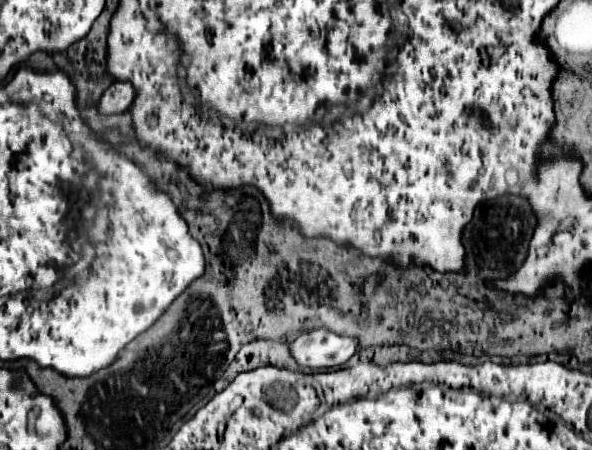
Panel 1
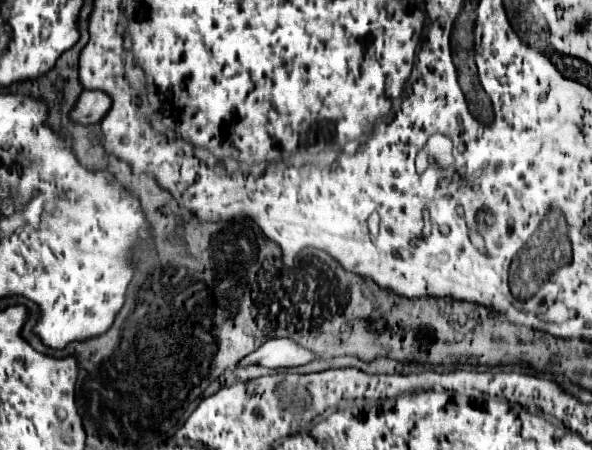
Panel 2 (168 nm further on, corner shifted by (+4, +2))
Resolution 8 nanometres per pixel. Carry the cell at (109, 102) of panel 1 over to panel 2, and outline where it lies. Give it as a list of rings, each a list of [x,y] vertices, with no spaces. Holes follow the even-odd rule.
[[[84,90],[70,116],[74,118],[74,122],[80,122],[80,124],[96,124],[108,114],[110,106],[112,106],[112,98],[106,92]]]

